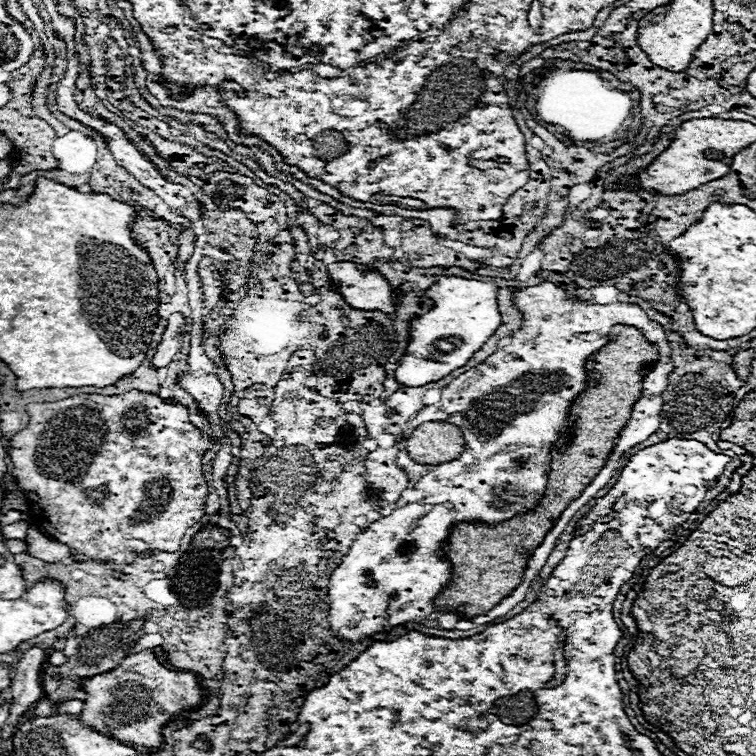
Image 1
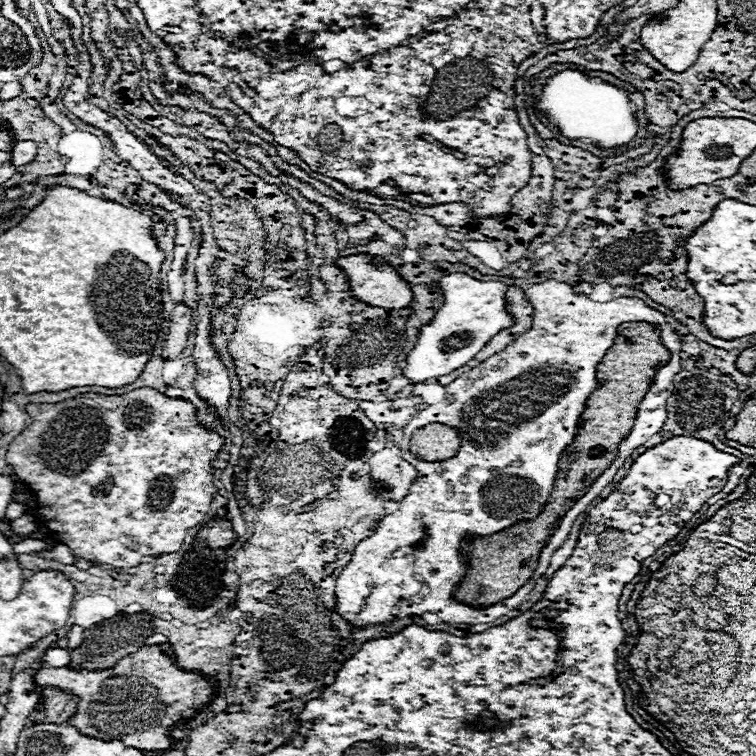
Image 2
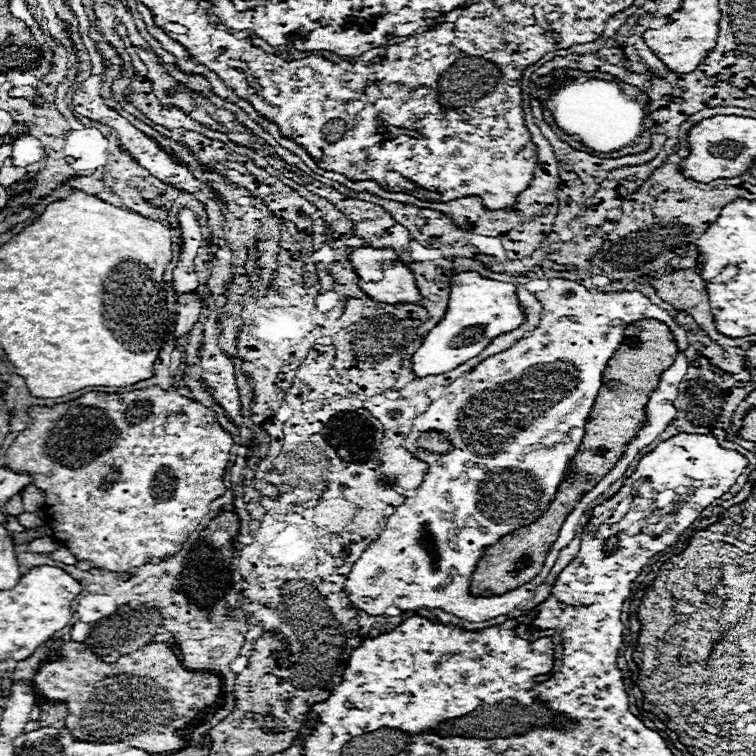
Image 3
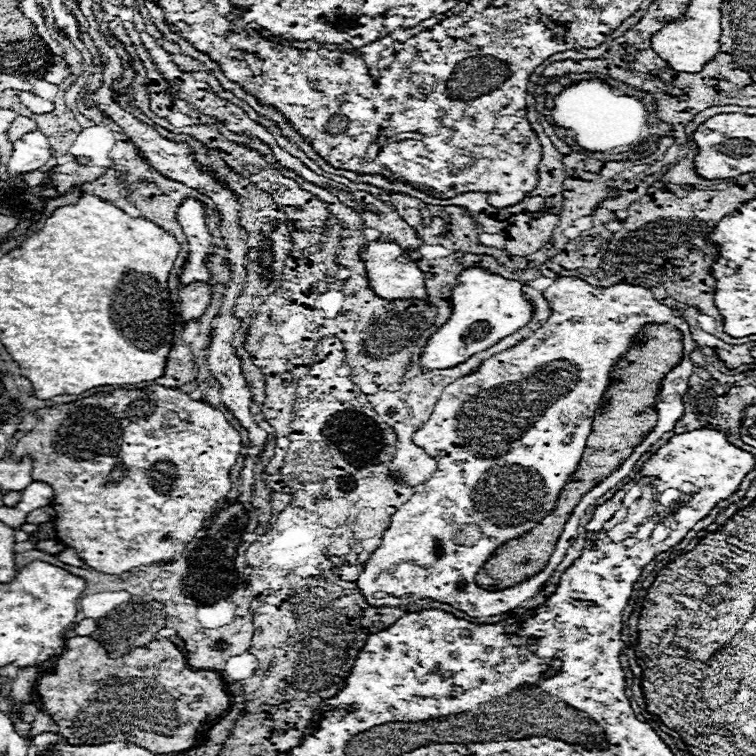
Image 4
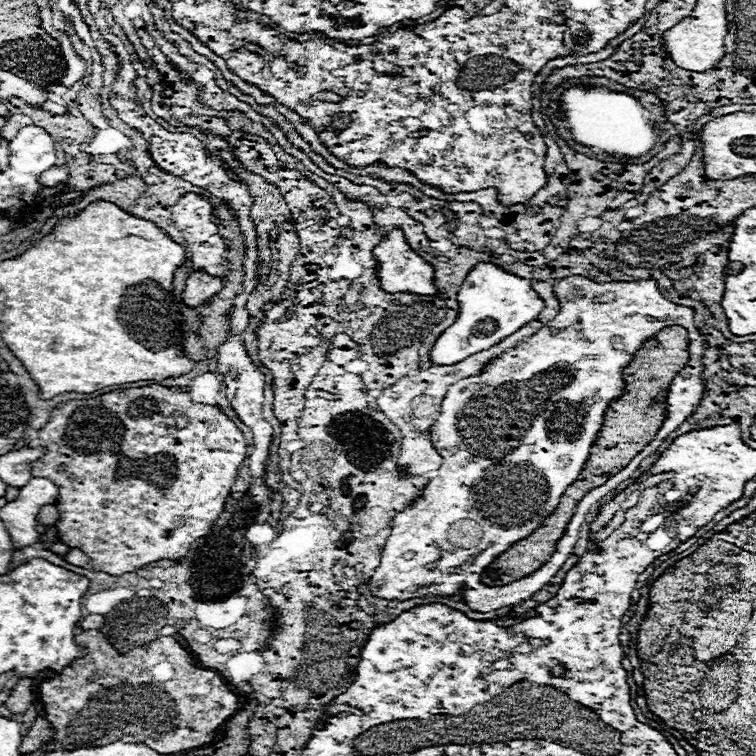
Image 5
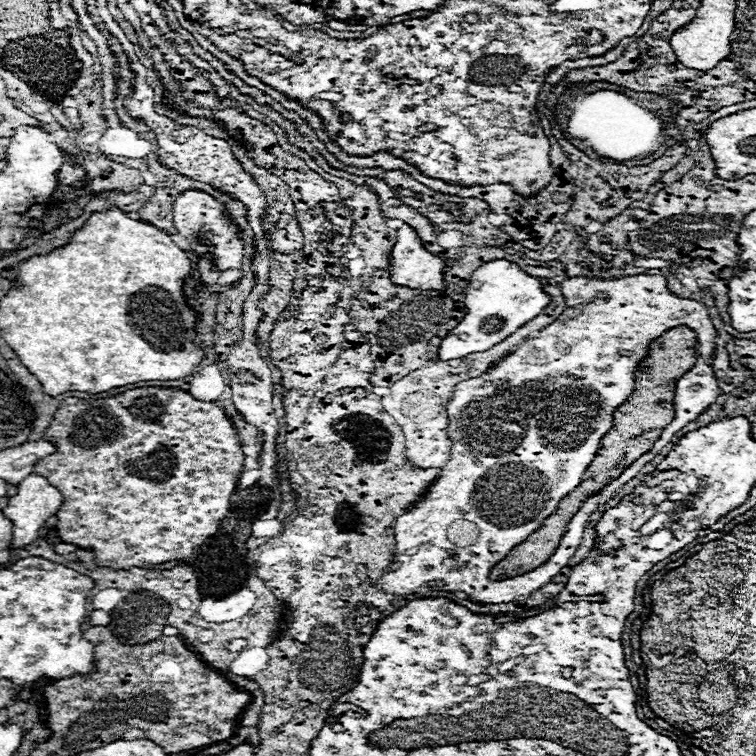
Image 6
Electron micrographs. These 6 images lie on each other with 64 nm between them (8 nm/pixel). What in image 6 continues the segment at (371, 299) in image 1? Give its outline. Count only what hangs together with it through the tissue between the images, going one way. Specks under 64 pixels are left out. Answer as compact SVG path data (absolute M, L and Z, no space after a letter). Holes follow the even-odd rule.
M402 222L390 258L392 280L418 290L444 290L444 268L446 262L428 252L416 230Z

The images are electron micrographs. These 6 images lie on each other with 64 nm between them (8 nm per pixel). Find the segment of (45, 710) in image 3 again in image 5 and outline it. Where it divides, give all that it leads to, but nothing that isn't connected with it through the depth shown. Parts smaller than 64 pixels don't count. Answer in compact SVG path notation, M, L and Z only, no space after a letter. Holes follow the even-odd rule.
M36 718L34 726L26 732L26 736L22 738L22 754L30 754L34 750L38 750L46 740L50 740L54 736L54 728L50 722L46 722L46 718Z

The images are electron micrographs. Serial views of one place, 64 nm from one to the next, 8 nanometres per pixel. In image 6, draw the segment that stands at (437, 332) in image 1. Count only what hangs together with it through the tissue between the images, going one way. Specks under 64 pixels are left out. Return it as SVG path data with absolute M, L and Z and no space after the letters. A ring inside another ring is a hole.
M504 258L486 262L480 268L476 268L470 276L470 284L466 286L464 294L466 316L442 340L438 350L440 360L464 358L466 354L482 352L496 346L498 342L514 334L518 326L524 326L530 318L536 318L550 304L550 296L544 292L540 278L522 272L518 264Z

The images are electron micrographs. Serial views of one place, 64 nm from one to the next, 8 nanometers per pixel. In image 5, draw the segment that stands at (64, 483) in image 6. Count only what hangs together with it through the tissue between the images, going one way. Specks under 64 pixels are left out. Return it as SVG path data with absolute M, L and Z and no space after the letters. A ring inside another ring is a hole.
M158 384L142 386L142 388L130 388L130 390L116 390L116 392L110 392L110 394L98 396L98 398L90 398L90 400L62 402L52 410L48 424L42 430L38 430L38 438L28 440L26 446L30 446L30 448L44 446L50 450L48 454L44 454L42 458L38 458L34 462L32 476L48 478L50 482L54 482L58 486L60 500L58 500L56 508L60 514L66 514L66 516L60 516L60 520L56 522L58 538L64 544L68 544L70 548L78 548L78 550L86 552L90 556L90 564L94 566L94 570L108 572L112 576L120 576L124 572L144 568L144 566L158 562L158 560L180 560L180 558L184 558L188 554L192 542L206 536L212 530L216 518L224 512L226 498L230 496L230 488L238 476L238 466L246 458L246 442L242 438L242 432L234 426L234 422L218 406L192 402L188 392L182 392L178 388L164 388Z

